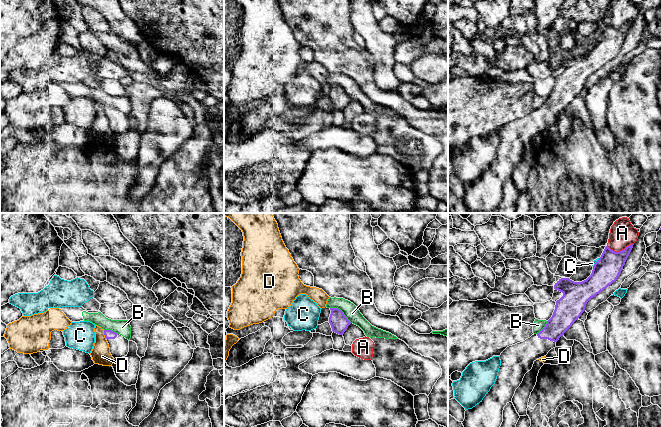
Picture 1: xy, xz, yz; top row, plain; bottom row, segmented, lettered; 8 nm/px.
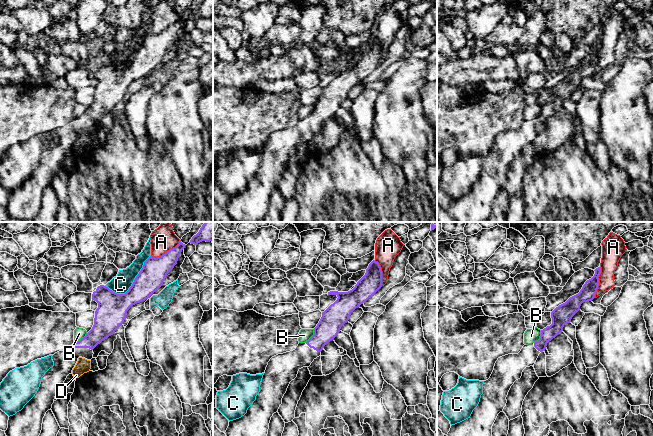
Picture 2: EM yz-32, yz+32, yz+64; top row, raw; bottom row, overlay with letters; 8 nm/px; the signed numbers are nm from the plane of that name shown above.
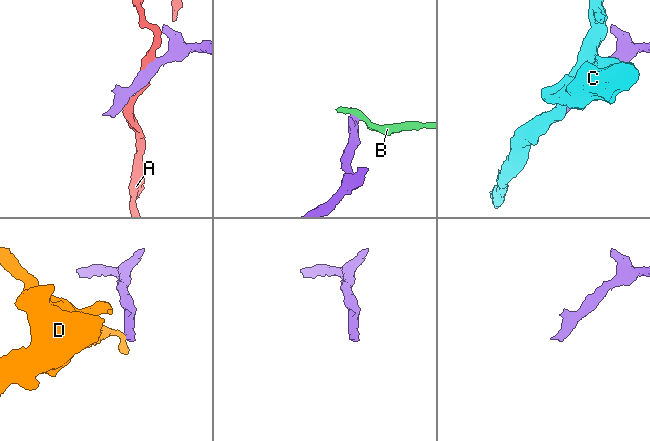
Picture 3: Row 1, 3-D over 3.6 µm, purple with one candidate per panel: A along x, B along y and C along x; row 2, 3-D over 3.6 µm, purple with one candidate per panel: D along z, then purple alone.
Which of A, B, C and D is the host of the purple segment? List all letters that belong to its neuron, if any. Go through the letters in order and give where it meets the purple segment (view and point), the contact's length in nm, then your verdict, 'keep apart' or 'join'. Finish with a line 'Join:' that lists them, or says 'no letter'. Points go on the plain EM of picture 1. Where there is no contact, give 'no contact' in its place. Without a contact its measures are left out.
A: contact yz (620, 27); length 220 nm; keep apart
B: contact xz (341, 87); length 220 nm; keep apart
C: contact yz (596, 38); length 90 nm; keep apart
D: contact xy (104, 110); length 80 nm; keep apart
Join: no letter

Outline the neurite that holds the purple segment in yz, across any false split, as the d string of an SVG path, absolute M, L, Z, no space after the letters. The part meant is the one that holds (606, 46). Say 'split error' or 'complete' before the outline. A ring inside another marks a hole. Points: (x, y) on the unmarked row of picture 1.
split error | M634 20L620 28L605 23L591 51L582 58L559 55L554 65L563 69L556 77L552 93L537 110L507 123L500 131L501 142L495 160L483 176L465 187L462 198L467 209L493 213L503 198L504 183L512 177L516 165L534 138L556 123L556 118L585 87L587 78L617 56Z

